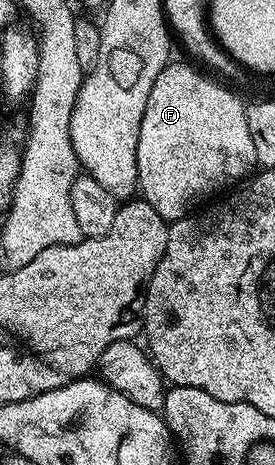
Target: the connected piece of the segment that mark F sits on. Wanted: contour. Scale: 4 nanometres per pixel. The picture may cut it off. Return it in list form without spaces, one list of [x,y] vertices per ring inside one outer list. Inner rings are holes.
[[[177,61],[167,65],[148,93],[144,117],[138,126],[138,144],[134,154],[138,166],[137,190],[141,198],[146,199],[148,205],[152,205],[152,209],[156,209],[156,213],[167,221],[186,218],[199,205],[205,204],[209,195],[217,196],[221,187],[229,188],[245,180],[256,167],[256,148],[252,145],[252,136],[248,134],[246,103],[238,100],[229,86],[221,87],[205,79],[201,75],[203,72],[198,71]]]

